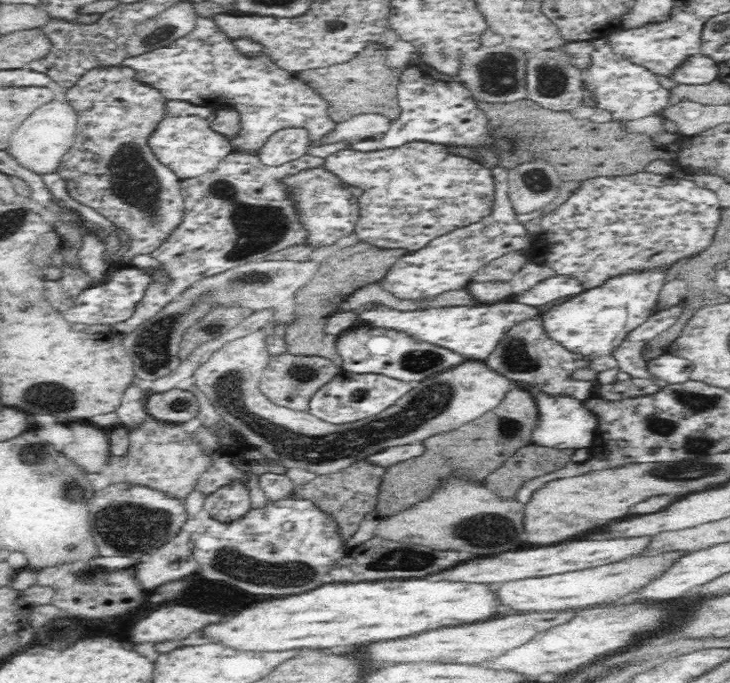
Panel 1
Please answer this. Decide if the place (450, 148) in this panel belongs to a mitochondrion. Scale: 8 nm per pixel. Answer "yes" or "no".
no

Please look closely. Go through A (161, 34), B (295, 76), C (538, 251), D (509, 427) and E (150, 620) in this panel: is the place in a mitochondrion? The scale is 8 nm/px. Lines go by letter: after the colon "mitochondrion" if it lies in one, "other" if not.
A: mitochondrion
B: other
C: other
D: mitochondrion
E: other

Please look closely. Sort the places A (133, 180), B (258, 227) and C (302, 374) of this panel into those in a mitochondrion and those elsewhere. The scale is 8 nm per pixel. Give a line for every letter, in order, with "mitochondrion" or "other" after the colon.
A: mitochondrion
B: mitochondrion
C: mitochondrion

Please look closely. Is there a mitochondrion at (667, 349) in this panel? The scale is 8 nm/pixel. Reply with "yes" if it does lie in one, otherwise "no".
no

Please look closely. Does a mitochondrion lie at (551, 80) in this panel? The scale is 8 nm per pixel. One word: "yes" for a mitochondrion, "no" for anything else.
yes

